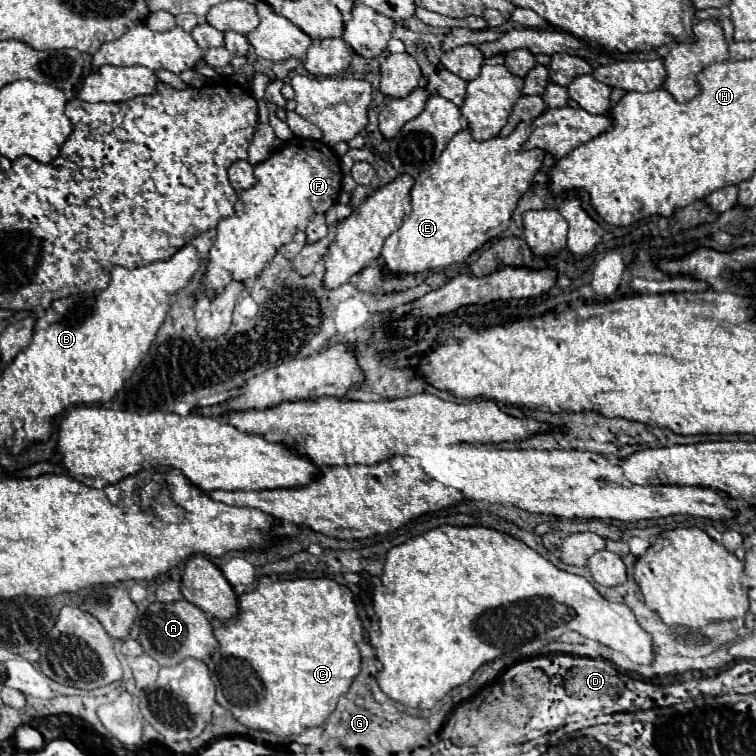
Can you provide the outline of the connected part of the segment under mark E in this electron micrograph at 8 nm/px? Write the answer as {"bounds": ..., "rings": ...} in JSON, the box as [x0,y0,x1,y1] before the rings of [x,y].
{"bounds":[381,122,545,276],"rings":[[[521,122],[507,138],[495,136],[485,142],[475,142],[469,130],[457,132],[447,148],[441,152],[441,156],[435,160],[435,164],[415,178],[415,184],[411,188],[411,212],[405,214],[401,228],[385,240],[381,252],[383,270],[387,274],[407,276],[415,276],[427,270],[439,270],[449,264],[467,260],[471,252],[479,250],[483,244],[505,232],[511,224],[511,216],[519,198],[529,190],[531,180],[541,170],[545,158],[543,150],[521,152],[521,146],[527,142],[529,132],[531,128],[525,122]]]}

